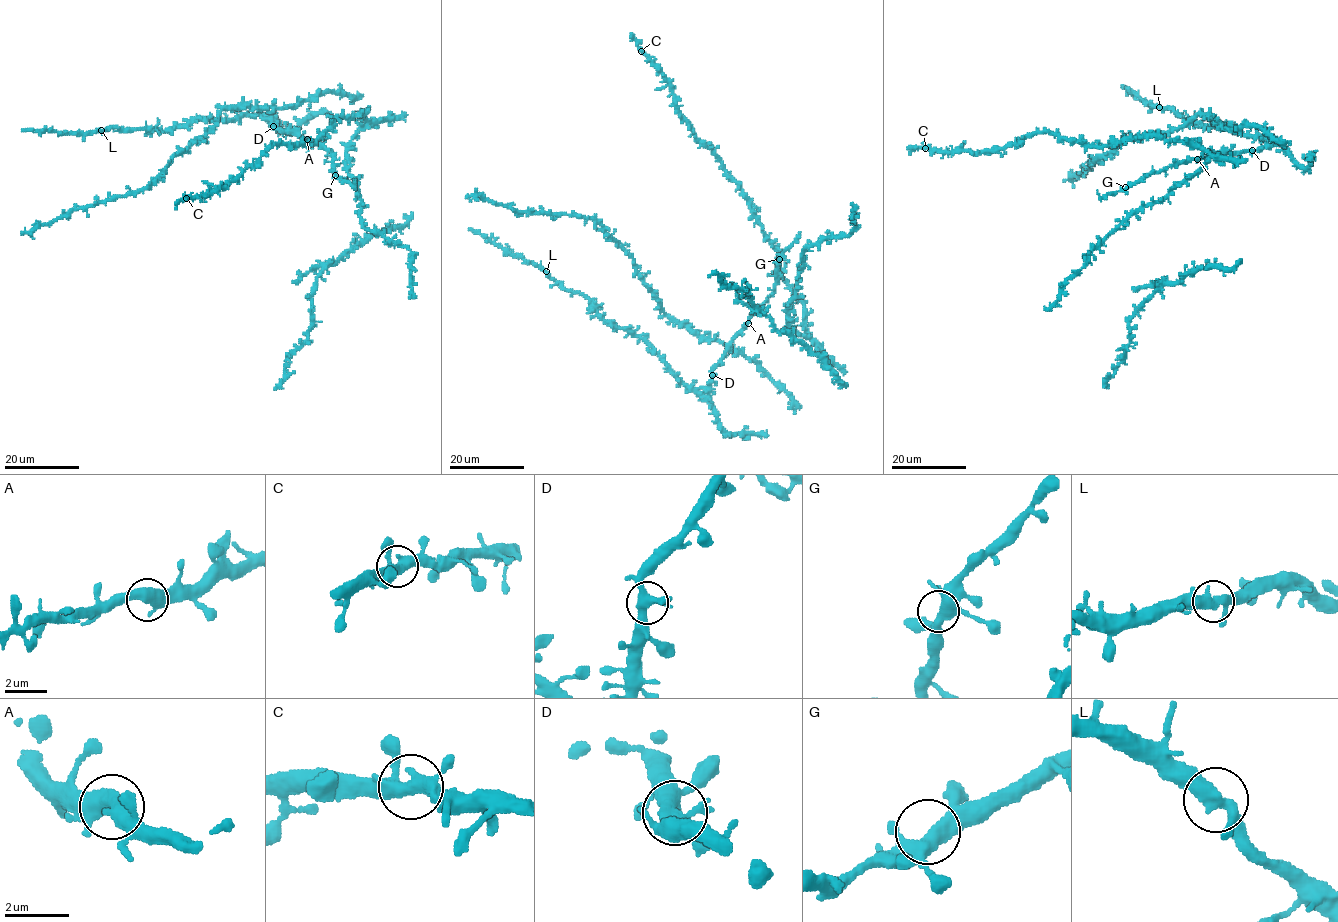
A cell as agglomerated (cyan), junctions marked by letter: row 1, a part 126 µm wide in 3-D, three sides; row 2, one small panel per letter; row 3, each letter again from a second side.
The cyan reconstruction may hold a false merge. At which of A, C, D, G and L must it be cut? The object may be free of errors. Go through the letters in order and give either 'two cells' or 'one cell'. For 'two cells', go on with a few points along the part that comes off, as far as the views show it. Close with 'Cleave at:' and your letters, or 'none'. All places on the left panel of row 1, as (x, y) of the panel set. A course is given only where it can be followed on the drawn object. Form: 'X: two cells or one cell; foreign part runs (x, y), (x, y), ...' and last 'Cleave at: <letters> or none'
A: one cell
C: one cell
D: one cell
G: one cell
L: one cell
Cleave at: none

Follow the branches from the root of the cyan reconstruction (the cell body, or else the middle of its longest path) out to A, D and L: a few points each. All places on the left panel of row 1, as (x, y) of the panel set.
A: (338, 175), (329, 151), (307, 139)
D: (338, 175), (331, 154), (321, 144), (273, 126)
L: (338, 175), (329, 151), (298, 135), (273, 128), (268, 116), (192, 120), (158, 131), (101, 130)

